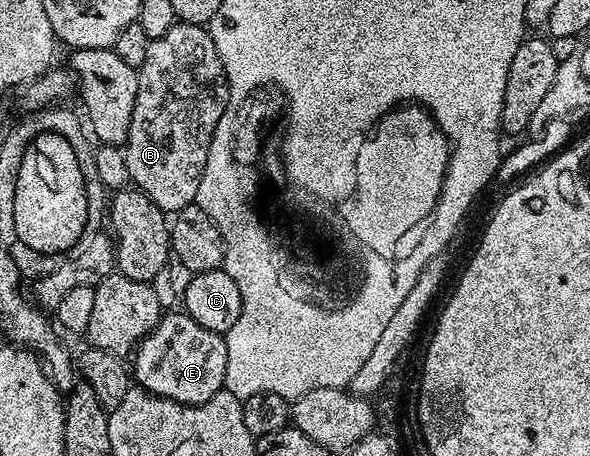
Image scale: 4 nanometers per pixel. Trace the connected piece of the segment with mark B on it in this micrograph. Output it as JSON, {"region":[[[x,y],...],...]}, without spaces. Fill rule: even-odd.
{"region":[[[178,21],[174,23],[171,29],[167,29],[167,33],[163,33],[163,37],[149,40],[147,57],[143,61],[143,65],[137,68],[135,109],[131,113],[131,129],[129,130],[129,135],[125,138],[123,150],[127,157],[127,173],[129,174],[132,186],[144,193],[151,201],[155,201],[155,205],[159,205],[161,211],[176,213],[185,207],[192,207],[196,204],[197,194],[199,193],[199,181],[203,181],[203,173],[207,169],[207,153],[211,149],[211,141],[217,136],[219,128],[222,126],[225,110],[227,109],[227,101],[230,97],[225,62],[219,57],[219,49],[215,49],[215,41],[202,24],[182,23]]]}

